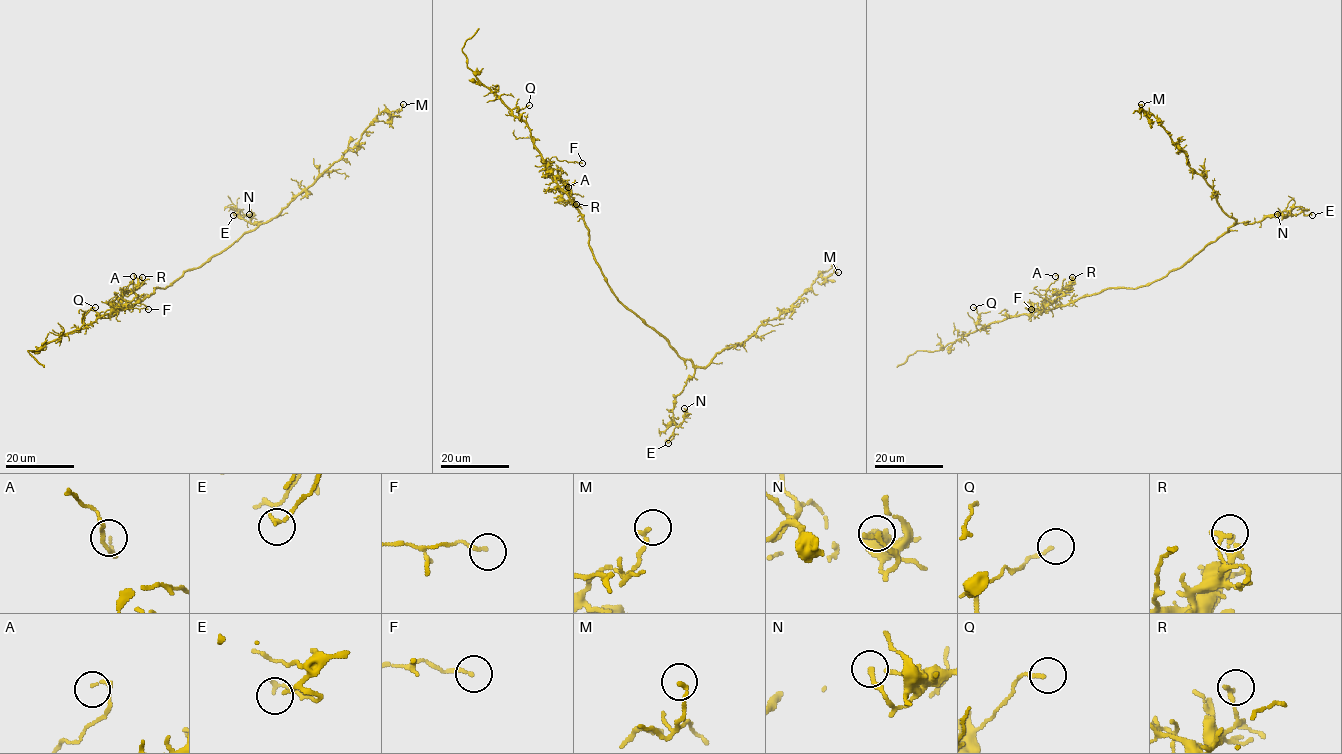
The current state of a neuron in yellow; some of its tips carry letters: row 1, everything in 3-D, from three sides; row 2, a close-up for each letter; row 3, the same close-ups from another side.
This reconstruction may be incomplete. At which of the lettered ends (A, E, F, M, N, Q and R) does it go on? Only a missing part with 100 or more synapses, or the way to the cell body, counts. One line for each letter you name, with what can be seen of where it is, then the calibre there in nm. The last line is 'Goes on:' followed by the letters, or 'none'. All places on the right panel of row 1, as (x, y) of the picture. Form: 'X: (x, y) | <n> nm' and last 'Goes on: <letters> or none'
Goes on: none

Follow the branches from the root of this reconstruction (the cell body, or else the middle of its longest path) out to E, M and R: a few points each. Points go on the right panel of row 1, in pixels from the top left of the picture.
E: (1160, 278), (1182, 267), (1239, 223), (1254, 224), (1284, 211), (1295, 215), (1301, 212), (1312, 215)
M: (1160, 278), (1215, 241), (1235, 220), (1141, 104)
R: (1160, 278), (1138, 288), (1107, 288), (1047, 309), (1051, 301), (1062, 294), (1072, 277)

